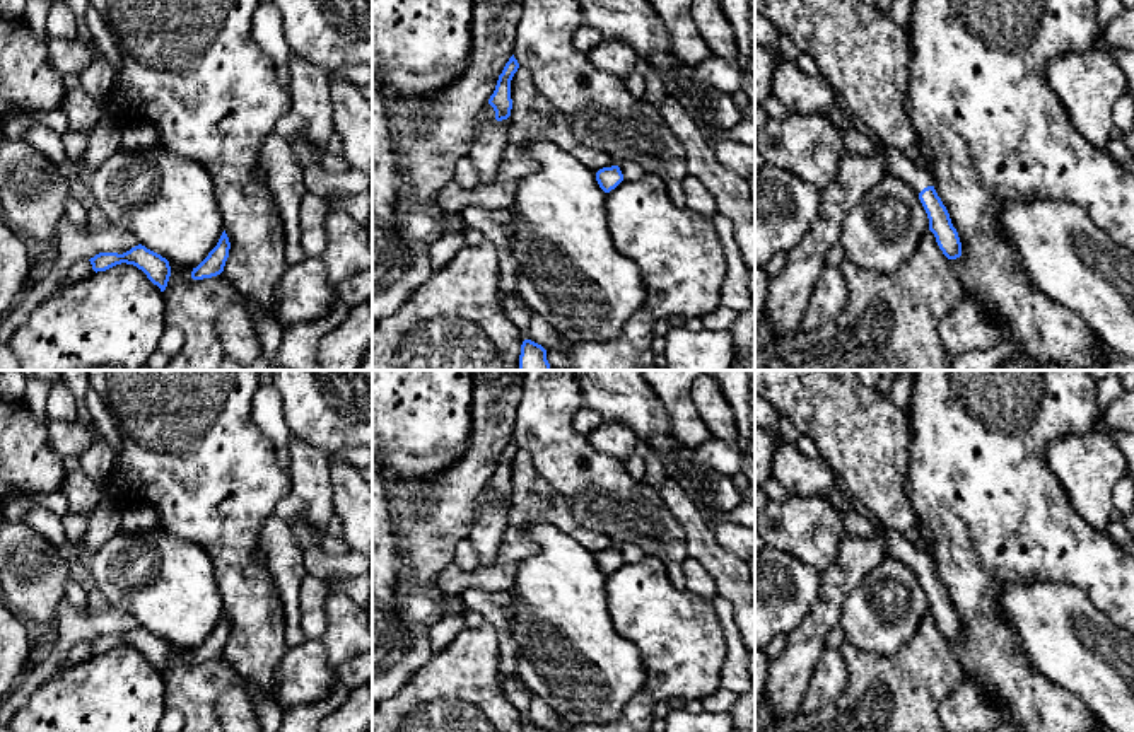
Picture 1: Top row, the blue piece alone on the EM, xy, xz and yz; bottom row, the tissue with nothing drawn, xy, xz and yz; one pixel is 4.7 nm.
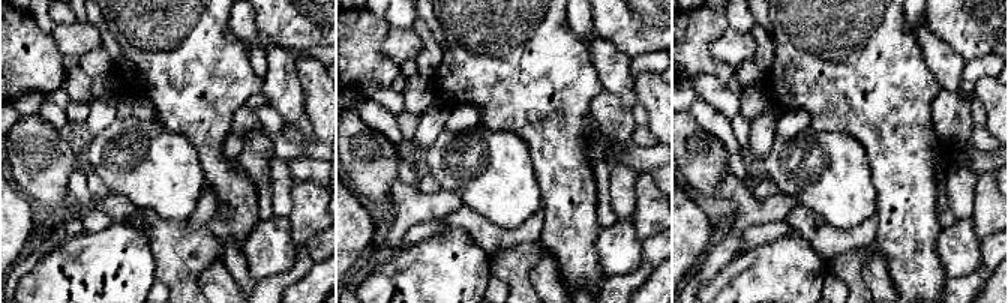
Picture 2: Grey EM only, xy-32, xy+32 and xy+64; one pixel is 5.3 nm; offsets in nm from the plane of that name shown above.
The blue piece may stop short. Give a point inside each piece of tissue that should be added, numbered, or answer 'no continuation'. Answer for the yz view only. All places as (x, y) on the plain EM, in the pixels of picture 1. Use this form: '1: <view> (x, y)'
1: yz (900, 548)

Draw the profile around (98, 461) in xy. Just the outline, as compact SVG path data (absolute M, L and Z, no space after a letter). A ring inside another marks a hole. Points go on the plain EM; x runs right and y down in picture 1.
M102 437L80 456L80 469L96 483L104 485L116 461L116 452Z

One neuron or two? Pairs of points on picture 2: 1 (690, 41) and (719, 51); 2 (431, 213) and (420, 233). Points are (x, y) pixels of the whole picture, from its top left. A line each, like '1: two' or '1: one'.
1: two
2: two

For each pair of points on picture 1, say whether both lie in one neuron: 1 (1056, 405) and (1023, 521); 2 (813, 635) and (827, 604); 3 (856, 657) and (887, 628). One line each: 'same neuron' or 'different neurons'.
1: same neuron
2: same neuron
3: different neurons

